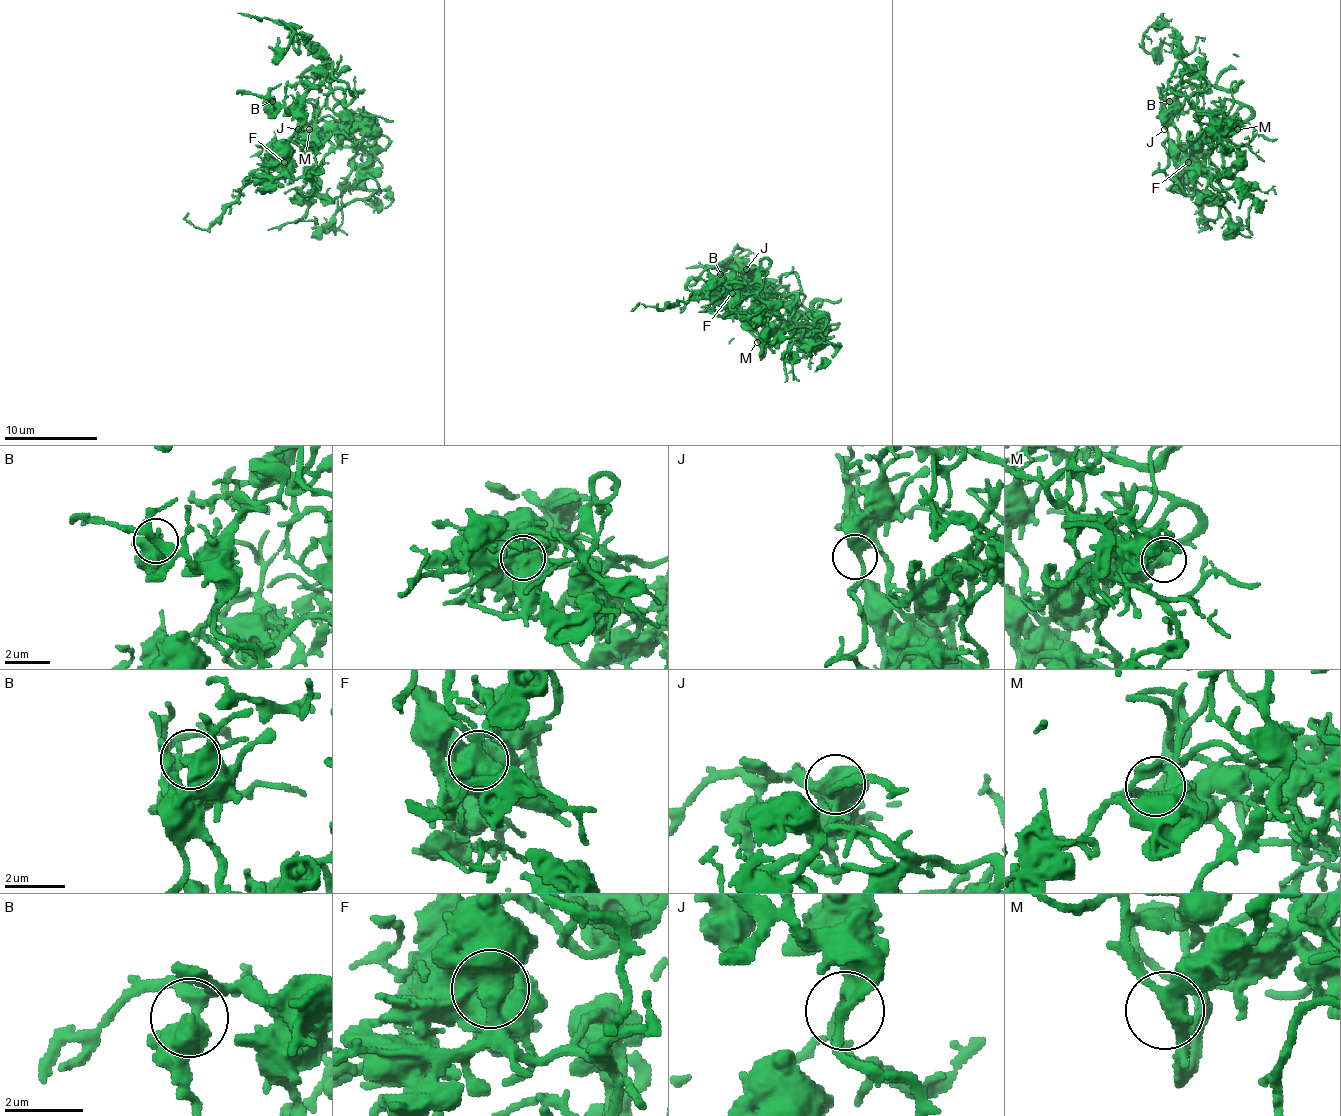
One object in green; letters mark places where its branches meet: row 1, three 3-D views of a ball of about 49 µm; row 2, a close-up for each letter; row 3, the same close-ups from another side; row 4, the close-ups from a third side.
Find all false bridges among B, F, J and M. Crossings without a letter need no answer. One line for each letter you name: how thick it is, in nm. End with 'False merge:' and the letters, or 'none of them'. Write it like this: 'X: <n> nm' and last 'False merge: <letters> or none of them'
False merge: none of them

